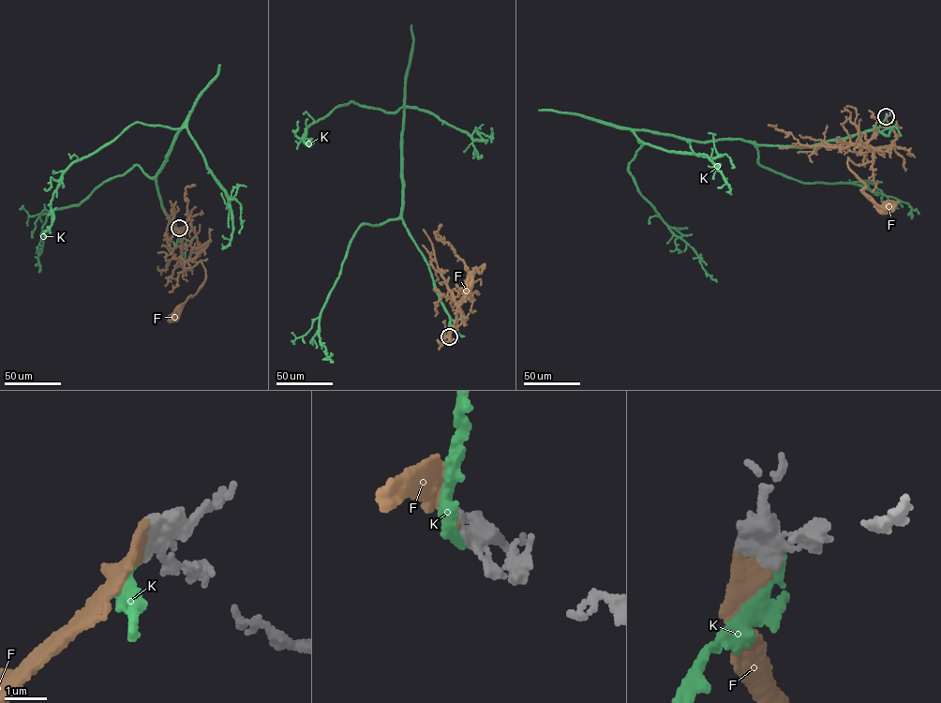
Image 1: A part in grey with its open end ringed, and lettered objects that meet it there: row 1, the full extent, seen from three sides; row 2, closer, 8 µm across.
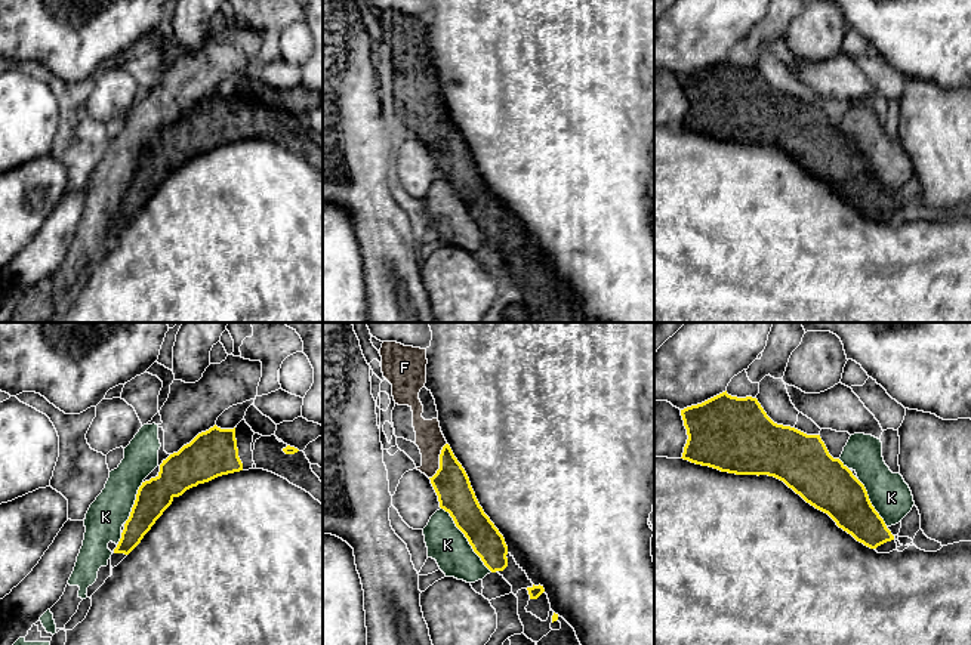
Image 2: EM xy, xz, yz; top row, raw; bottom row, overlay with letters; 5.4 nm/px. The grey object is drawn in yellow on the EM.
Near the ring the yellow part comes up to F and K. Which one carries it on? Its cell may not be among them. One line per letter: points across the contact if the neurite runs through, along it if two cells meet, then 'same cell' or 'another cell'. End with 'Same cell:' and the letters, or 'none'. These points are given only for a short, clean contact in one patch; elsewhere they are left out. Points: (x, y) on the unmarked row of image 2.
F: same cell
K: another cell
Same cell: F

